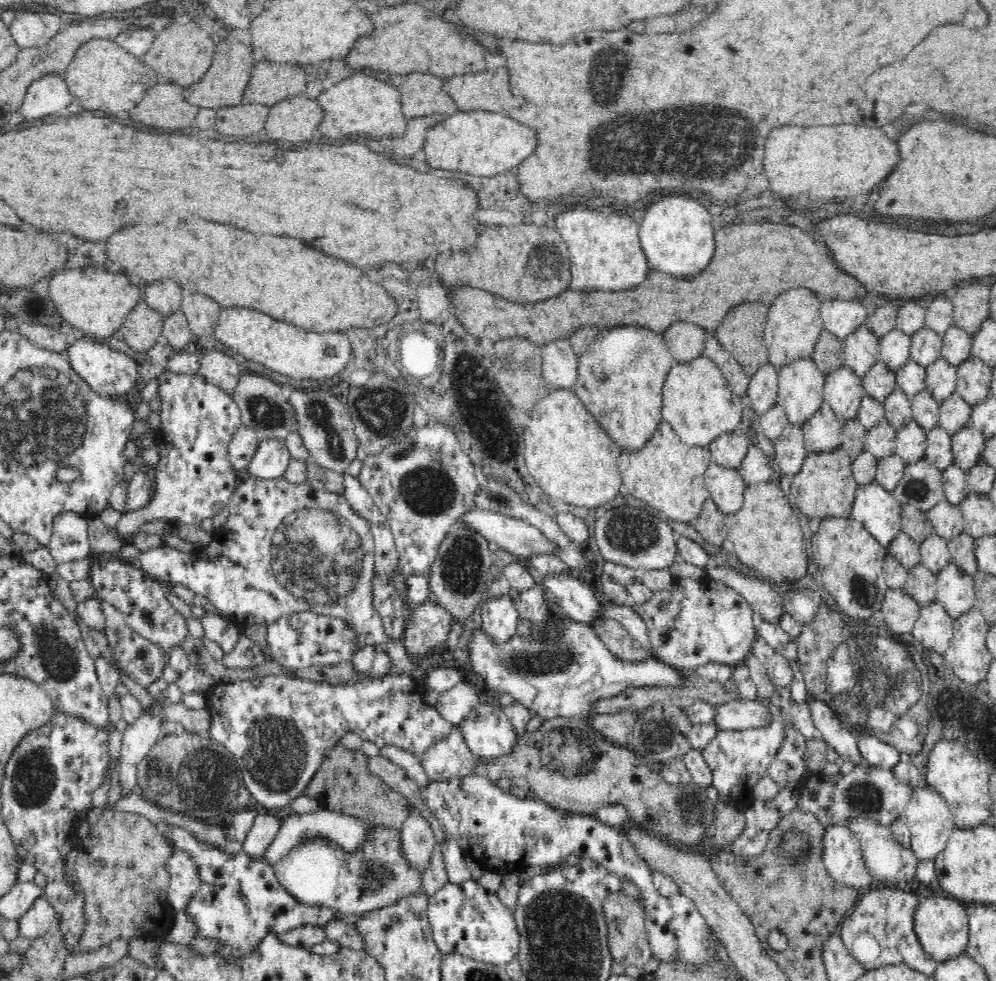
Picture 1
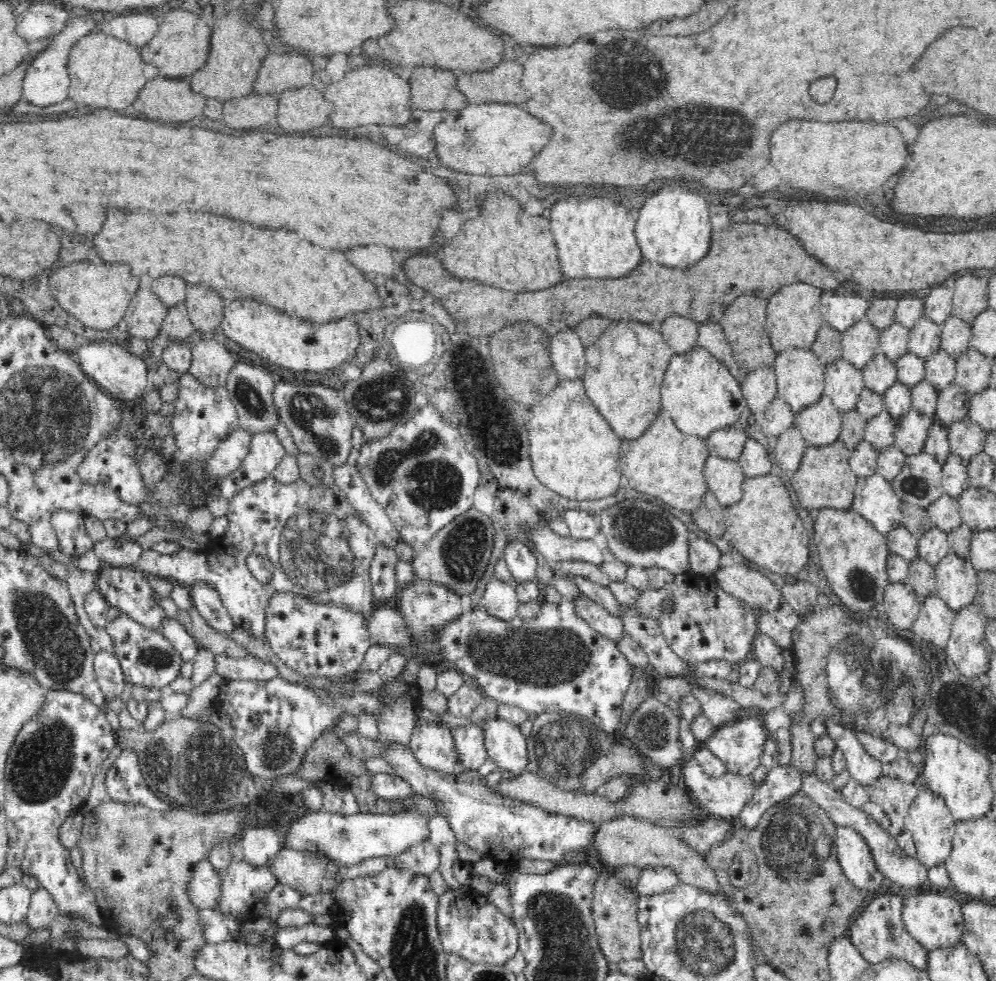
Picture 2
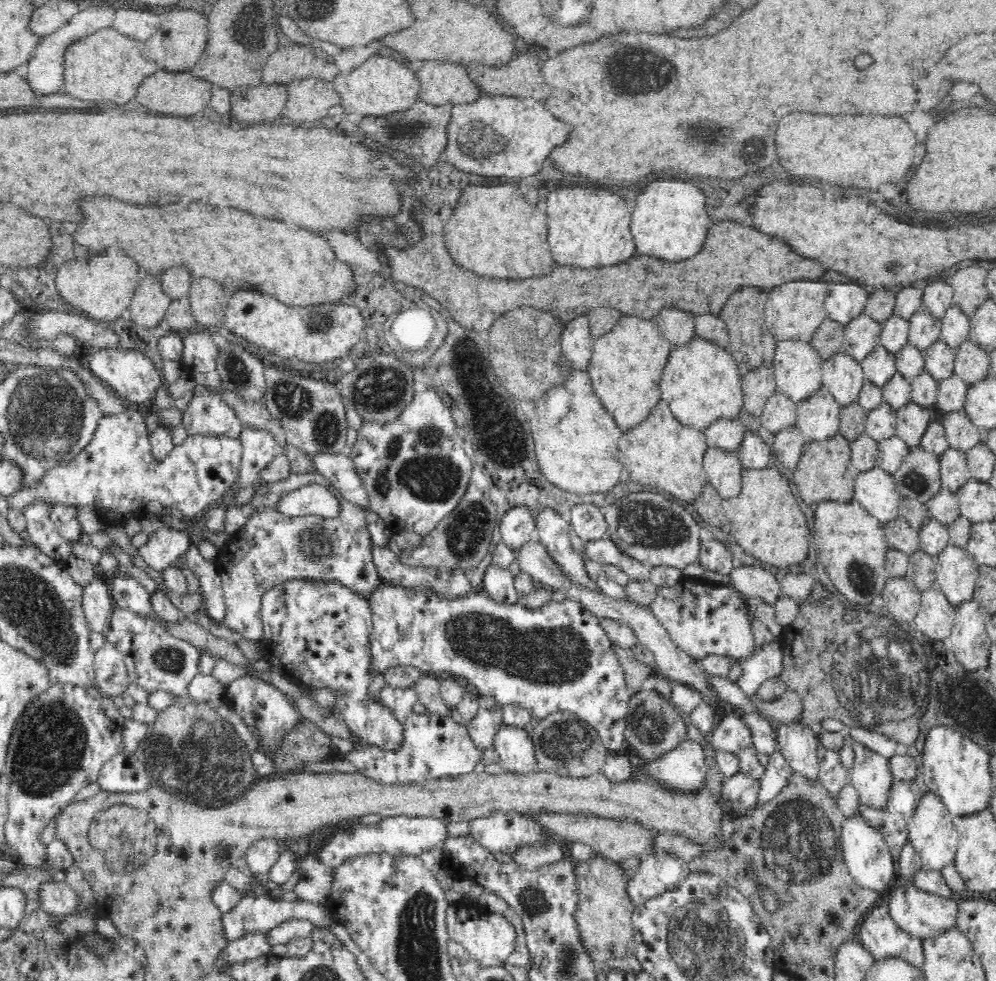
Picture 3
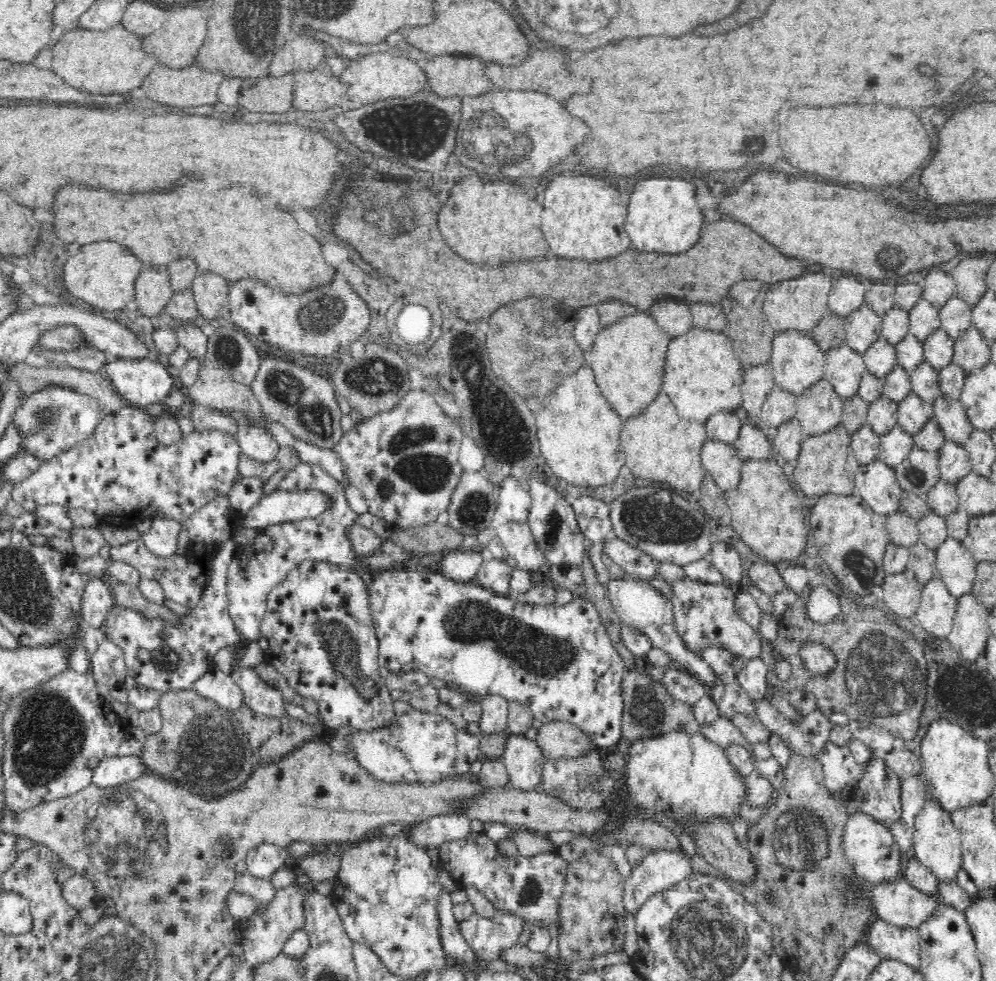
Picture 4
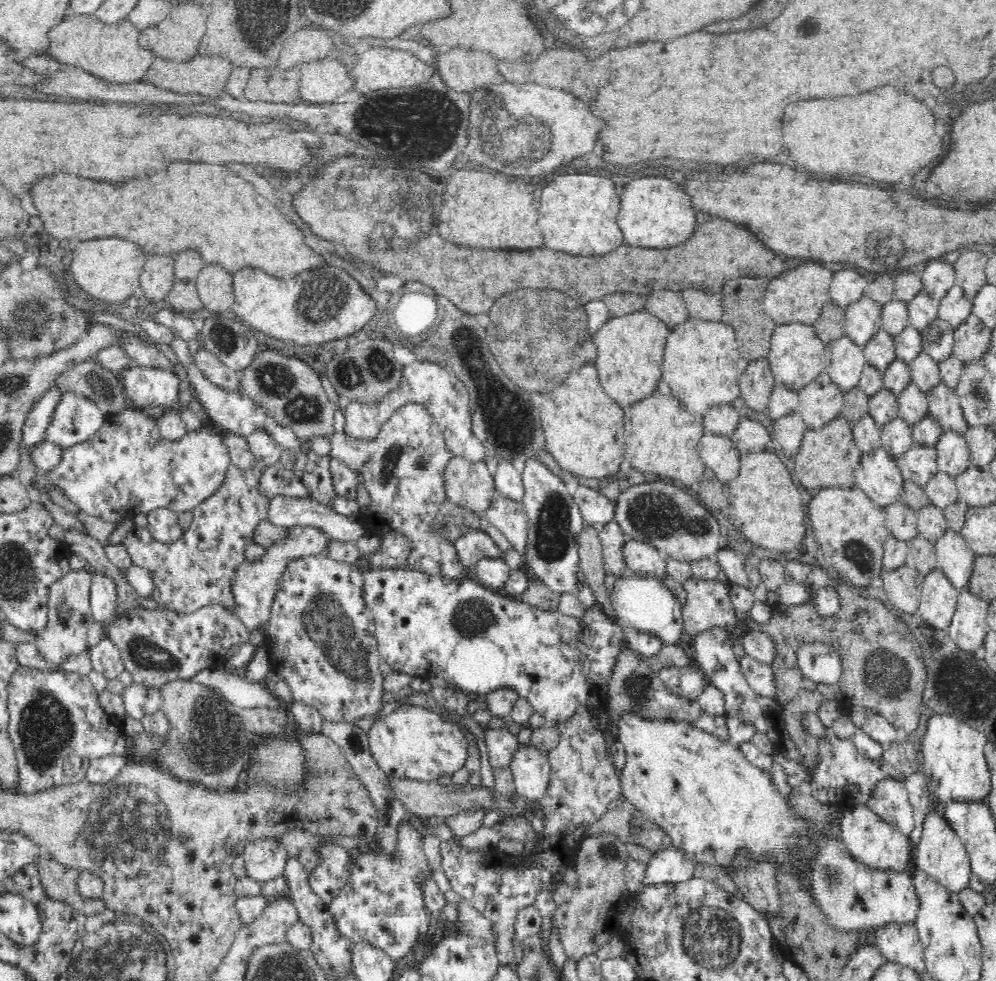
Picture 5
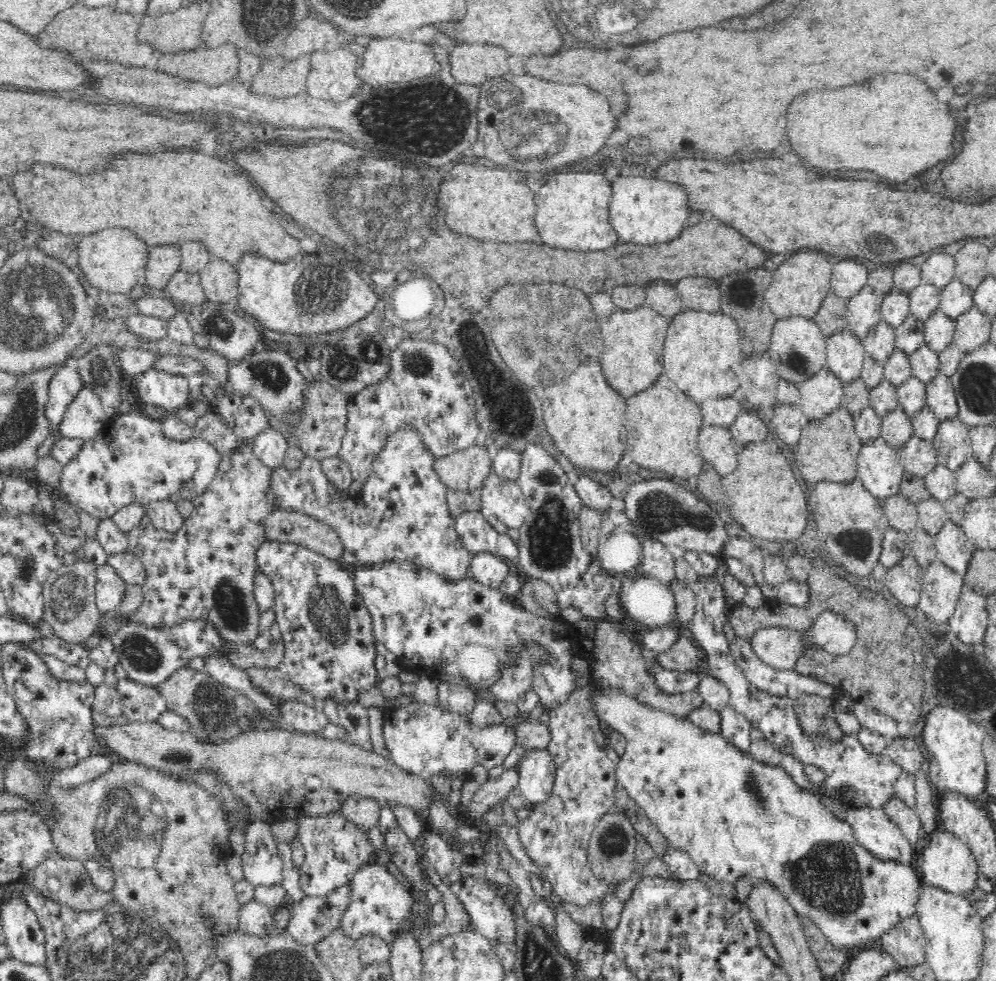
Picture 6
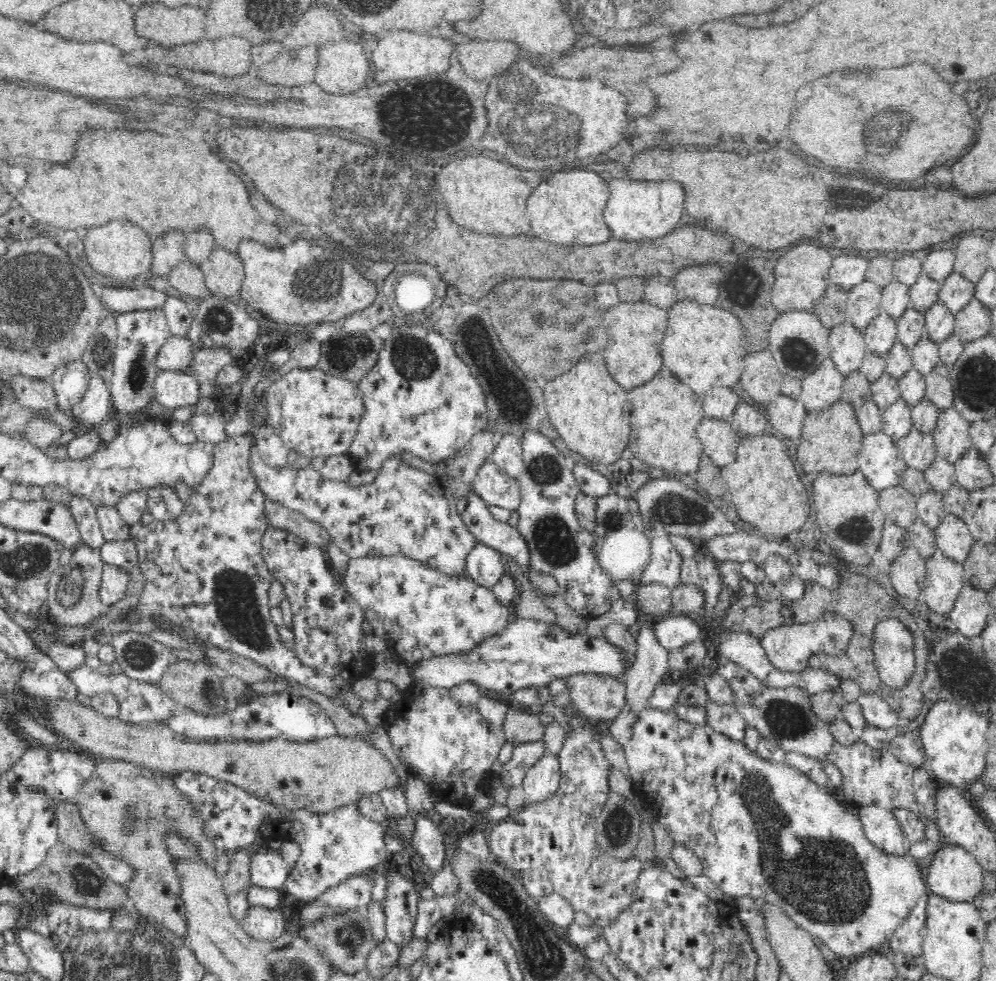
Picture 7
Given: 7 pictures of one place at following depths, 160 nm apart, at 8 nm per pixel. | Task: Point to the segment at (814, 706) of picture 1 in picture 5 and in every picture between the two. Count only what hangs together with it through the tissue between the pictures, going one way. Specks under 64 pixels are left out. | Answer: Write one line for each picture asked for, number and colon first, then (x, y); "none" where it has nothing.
2: (865, 769)
3: (870, 774)
4: (878, 794)
5: (890, 799)

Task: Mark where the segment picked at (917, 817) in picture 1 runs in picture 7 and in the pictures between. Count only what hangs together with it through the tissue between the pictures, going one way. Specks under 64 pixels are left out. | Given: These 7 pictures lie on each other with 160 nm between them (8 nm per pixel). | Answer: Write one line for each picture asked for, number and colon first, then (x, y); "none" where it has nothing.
2: (929, 822)
3: (932, 833)
4: (936, 842)
5: (941, 855)
6: (949, 864)
7: (953, 874)

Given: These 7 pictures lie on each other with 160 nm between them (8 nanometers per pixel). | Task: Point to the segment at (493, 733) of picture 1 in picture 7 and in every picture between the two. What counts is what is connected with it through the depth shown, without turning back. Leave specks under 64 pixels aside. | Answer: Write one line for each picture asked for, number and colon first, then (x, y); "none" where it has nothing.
2: (506, 745)
3: (514, 748)
4: (523, 758)
5: (531, 768)
6: (537, 770)
7: (542, 780)

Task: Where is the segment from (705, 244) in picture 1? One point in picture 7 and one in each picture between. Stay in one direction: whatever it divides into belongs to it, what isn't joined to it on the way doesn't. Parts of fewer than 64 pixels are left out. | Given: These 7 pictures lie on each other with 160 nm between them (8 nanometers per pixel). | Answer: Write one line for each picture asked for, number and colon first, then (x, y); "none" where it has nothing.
2: (673, 228)
3: (669, 221)
4: (662, 216)
5: (653, 212)
6: (642, 211)
7: (636, 210)

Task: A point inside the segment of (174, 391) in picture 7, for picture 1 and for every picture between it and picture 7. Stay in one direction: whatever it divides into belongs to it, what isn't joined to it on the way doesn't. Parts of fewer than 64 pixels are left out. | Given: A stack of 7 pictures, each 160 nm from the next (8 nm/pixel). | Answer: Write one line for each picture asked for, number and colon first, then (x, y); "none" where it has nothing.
1: (109, 372)
2: (123, 375)
3: (131, 375)
4: (140, 383)
5: (144, 386)
6: (171, 392)

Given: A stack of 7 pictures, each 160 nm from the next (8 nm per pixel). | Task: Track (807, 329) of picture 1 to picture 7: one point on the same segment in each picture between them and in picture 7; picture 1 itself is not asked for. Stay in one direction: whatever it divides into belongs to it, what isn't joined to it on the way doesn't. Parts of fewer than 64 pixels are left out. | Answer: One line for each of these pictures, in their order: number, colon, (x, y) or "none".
2: (793, 318)
3: (794, 310)
4: (799, 304)
5: (797, 295)
6: (800, 285)
7: (802, 275)

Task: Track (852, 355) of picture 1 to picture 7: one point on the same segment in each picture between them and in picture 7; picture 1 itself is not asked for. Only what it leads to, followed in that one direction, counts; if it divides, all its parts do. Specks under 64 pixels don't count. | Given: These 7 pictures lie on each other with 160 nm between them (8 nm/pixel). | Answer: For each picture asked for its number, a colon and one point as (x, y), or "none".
2: (860, 341)
3: (861, 336)
4: (862, 326)
5: (863, 317)
6: (863, 311)
7: (863, 303)

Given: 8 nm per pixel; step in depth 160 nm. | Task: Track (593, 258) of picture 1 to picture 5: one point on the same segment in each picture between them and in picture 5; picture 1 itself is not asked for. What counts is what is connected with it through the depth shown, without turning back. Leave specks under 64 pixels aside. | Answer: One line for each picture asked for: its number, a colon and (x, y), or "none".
2: (595, 237)
3: (587, 228)
4: (588, 213)
5: (577, 211)

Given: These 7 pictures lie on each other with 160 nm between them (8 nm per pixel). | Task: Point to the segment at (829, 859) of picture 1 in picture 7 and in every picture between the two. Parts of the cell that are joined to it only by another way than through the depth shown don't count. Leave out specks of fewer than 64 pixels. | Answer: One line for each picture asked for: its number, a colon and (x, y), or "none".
2: (856, 860)
3: (869, 860)
4: (869, 847)
5: (873, 841)
6: (873, 828)
7: (882, 828)

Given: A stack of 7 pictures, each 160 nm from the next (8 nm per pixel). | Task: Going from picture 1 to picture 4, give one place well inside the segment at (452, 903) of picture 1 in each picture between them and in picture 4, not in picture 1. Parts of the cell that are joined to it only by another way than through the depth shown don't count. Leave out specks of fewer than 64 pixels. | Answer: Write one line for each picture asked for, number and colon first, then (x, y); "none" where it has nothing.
2: (471, 927)
3: (488, 936)
4: (489, 938)

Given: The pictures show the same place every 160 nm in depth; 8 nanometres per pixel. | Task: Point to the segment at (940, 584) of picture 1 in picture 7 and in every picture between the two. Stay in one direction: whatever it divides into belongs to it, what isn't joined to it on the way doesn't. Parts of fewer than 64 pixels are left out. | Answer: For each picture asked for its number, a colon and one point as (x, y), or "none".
2: (956, 578)
3: (957, 573)
4: (956, 566)
5: (954, 556)
6: (954, 548)
7: (953, 538)

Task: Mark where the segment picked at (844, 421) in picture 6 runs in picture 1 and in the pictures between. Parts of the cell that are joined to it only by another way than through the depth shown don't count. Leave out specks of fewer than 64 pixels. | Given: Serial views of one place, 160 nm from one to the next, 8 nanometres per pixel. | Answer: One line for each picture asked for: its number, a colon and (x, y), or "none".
1: (825, 486)
2: (824, 479)
3: (824, 473)
4: (826, 463)
5: (829, 456)

